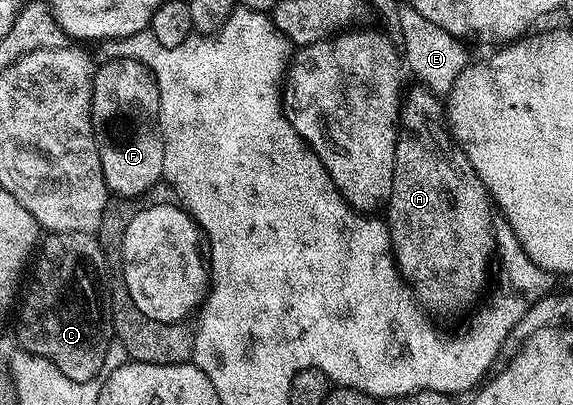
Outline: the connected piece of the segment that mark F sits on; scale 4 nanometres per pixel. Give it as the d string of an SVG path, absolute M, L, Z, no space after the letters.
M112 57L95 68L92 76L92 132L96 138L102 173L113 196L135 200L164 179L164 141L160 133L160 94L150 68L138 59Z

